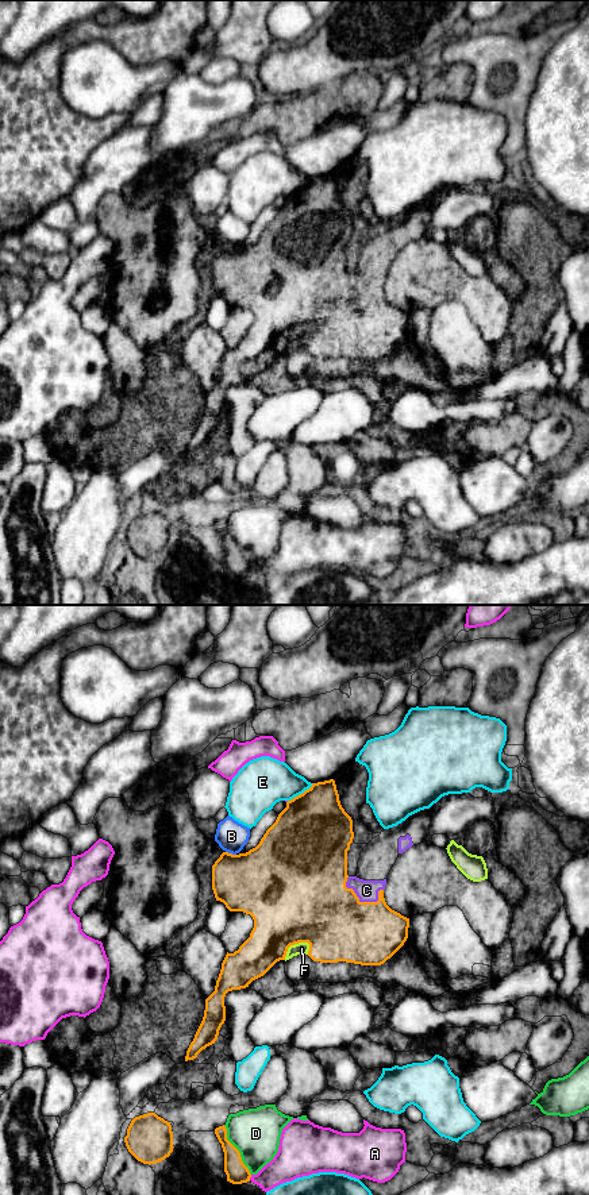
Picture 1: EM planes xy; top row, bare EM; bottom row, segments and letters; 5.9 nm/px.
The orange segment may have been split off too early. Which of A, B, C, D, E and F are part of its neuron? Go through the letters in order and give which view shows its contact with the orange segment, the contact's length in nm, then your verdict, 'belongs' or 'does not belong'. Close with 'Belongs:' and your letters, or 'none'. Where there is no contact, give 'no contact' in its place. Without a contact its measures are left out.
A: contact in xy; length 40 nm; does not belong
B: contact in xy; length 70 nm; does not belong
C: contact in xy; length 240 nm; belongs
D: contact in xy; length 340 nm; does not belong
E: contact in xy; length 190 nm; does not belong
F: contact in xy; length 180 nm; does not belong
Belongs: C

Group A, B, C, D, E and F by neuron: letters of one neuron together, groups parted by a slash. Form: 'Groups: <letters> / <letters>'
Groups: A / B / C / D / E / F

